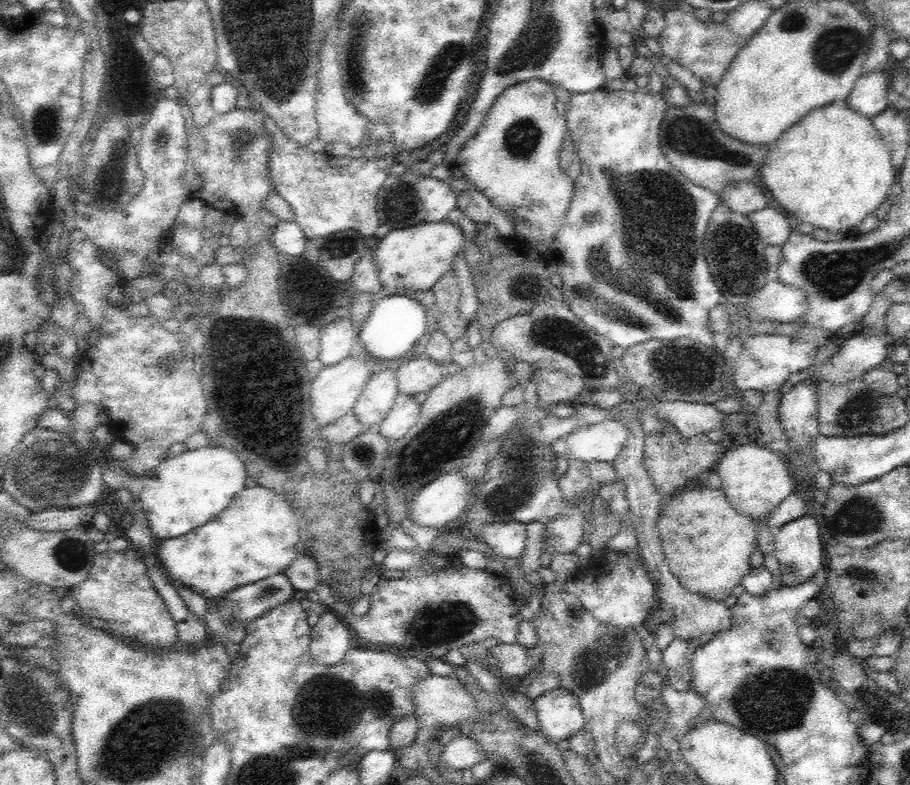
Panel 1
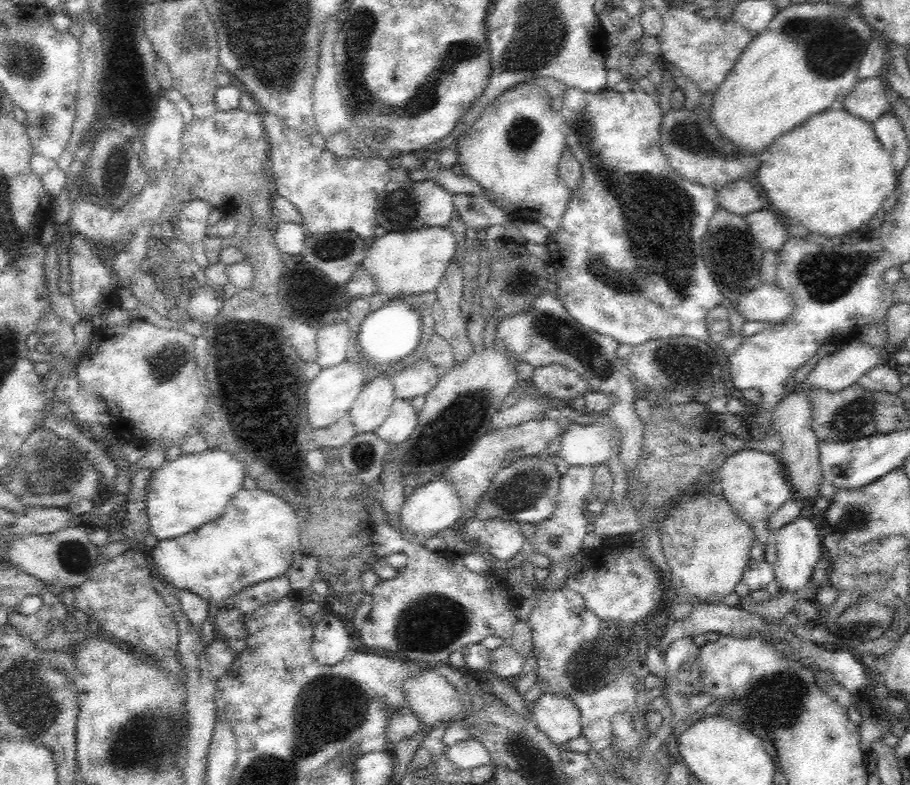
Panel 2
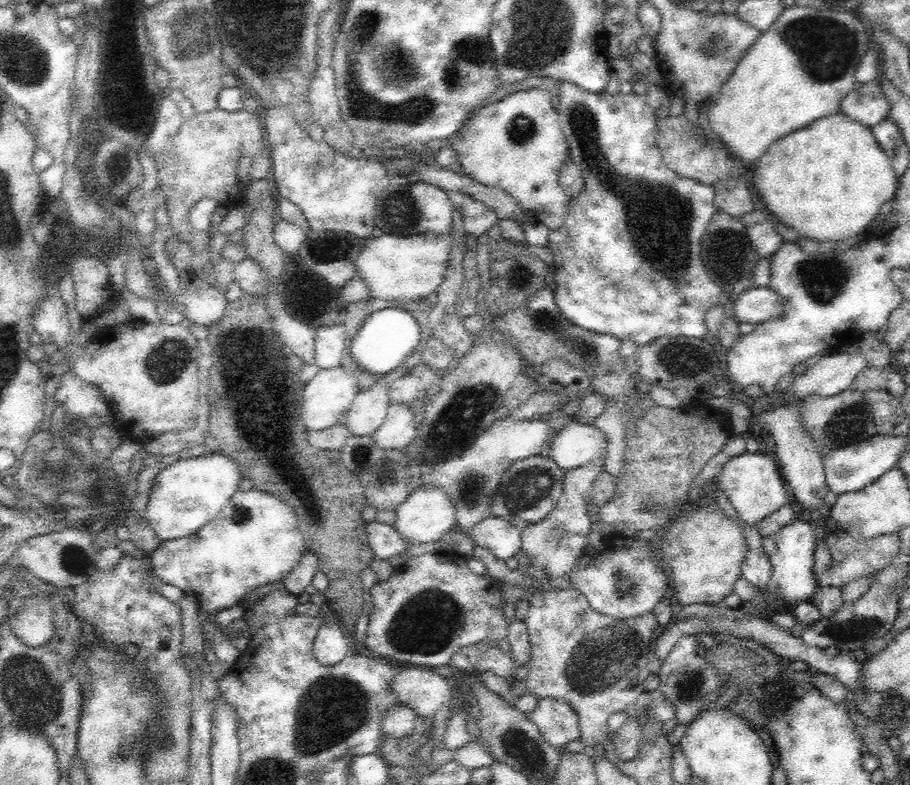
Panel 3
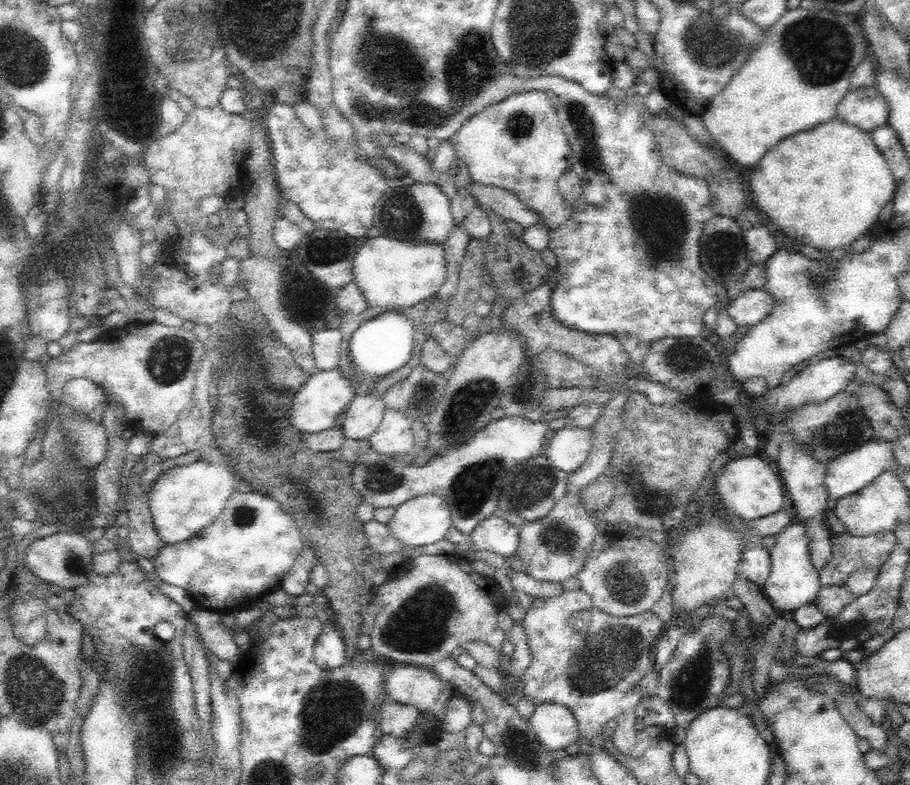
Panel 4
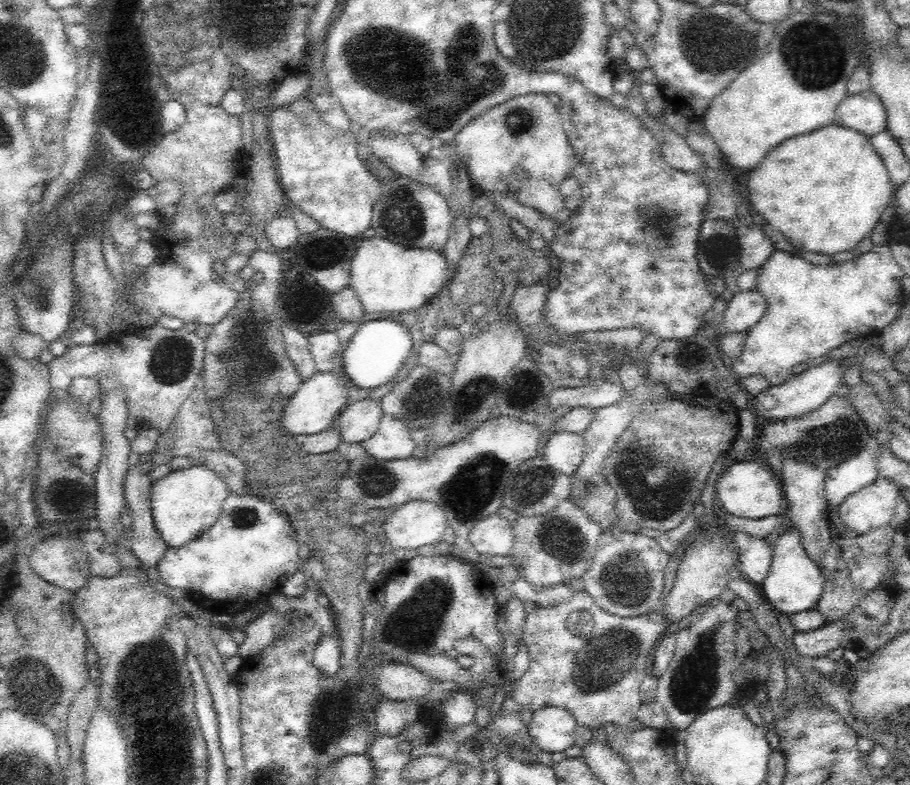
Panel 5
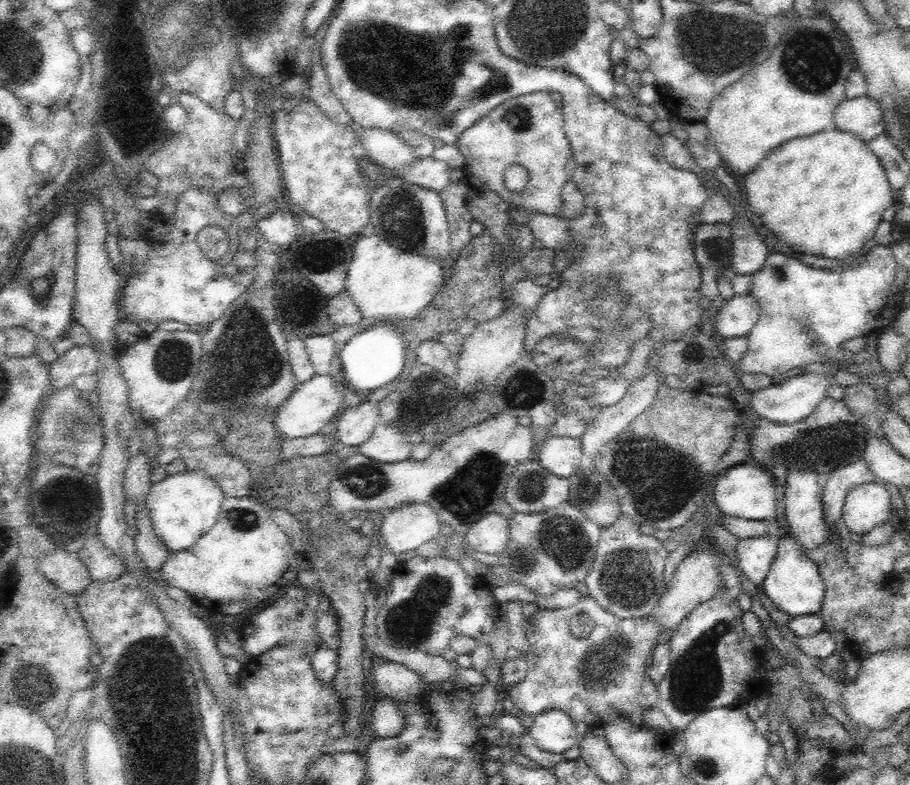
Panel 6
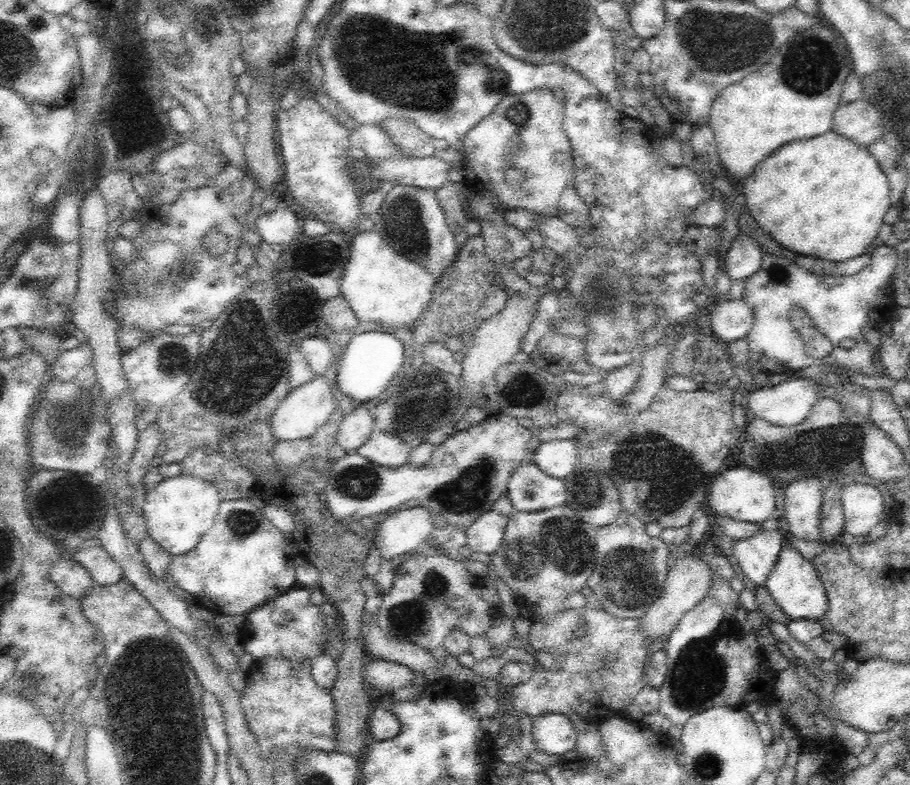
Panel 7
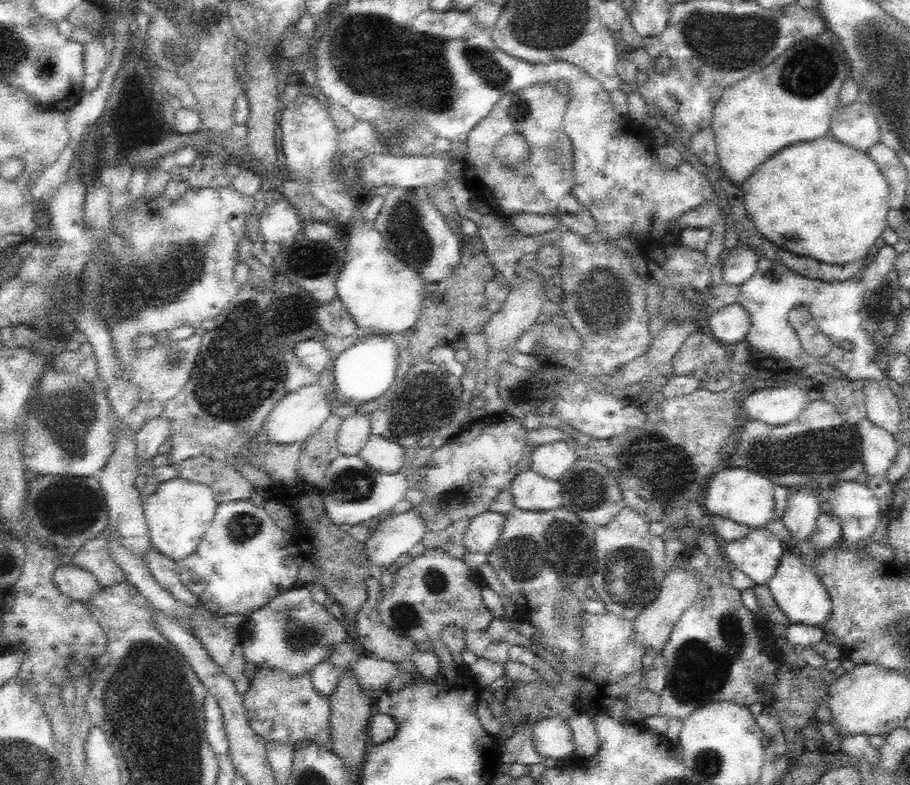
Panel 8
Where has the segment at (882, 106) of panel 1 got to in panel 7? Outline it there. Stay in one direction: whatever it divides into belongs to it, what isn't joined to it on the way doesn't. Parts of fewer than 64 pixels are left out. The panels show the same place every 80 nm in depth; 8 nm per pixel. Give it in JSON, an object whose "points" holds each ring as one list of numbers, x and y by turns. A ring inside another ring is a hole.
{"points":[[862,98,838,107,833,116,831,130,867,147,882,138,882,119,878,109]]}

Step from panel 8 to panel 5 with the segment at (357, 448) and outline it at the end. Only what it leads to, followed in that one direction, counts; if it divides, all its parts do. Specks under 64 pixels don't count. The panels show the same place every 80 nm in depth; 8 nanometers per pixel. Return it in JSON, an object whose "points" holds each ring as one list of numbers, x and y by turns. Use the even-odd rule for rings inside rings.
{"points":[[353,396,346,409,338,414,335,427,342,441,363,443,364,440,376,434,382,415,380,400,364,398,356,402,356,396]]}

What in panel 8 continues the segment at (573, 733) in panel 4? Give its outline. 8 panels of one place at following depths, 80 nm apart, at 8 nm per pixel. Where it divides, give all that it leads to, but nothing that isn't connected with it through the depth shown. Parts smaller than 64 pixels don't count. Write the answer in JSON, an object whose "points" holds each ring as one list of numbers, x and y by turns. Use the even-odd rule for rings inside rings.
{"points":[[546,718,533,724,533,744,546,758,575,757,573,733,563,718]]}

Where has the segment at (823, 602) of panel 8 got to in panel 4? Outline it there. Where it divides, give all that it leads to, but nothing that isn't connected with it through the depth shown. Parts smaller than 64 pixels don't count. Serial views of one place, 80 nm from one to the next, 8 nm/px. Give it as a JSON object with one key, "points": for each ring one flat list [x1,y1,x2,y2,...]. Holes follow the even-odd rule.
{"points":[[790,524,782,532,775,535,776,543,769,548,771,569,762,585,767,598,774,608,780,610,796,610,801,606,813,604,823,587,819,579,819,571,810,558,810,537,804,524]]}

